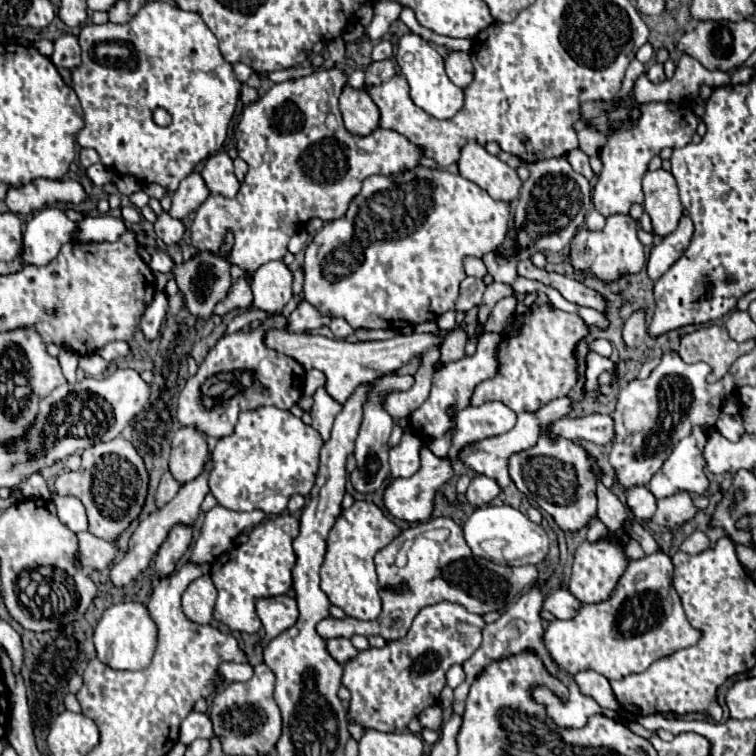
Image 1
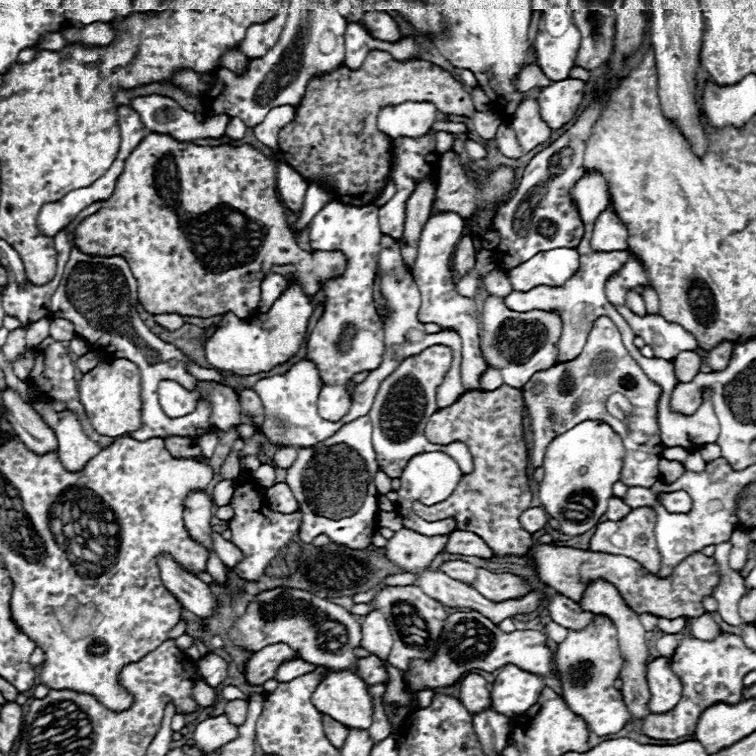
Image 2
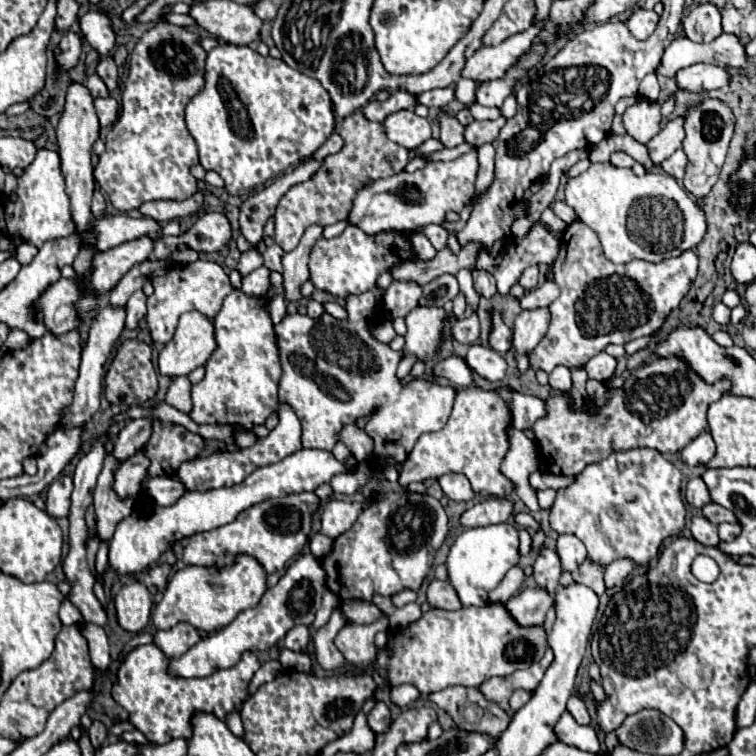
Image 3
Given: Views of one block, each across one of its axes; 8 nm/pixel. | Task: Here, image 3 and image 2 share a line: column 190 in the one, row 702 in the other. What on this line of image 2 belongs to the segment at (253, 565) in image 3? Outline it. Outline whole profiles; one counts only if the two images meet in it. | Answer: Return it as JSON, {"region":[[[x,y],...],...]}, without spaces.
{"region":[[[598,614],[592,624],[582,630],[568,630],[564,642],[556,646],[554,652],[554,672],[560,680],[562,698],[568,708],[582,716],[590,730],[598,736],[608,736],[620,732],[628,720],[630,712],[624,704],[620,690],[614,688],[614,680],[620,676],[622,656],[618,650],[616,626],[608,616]]]}

